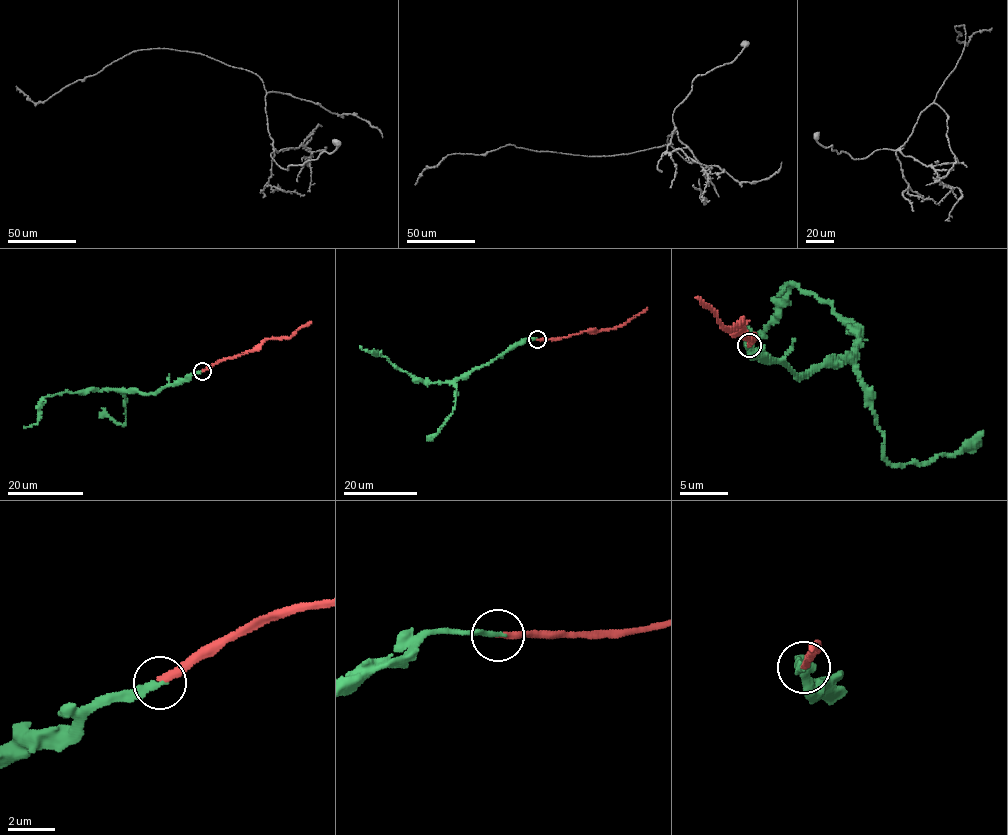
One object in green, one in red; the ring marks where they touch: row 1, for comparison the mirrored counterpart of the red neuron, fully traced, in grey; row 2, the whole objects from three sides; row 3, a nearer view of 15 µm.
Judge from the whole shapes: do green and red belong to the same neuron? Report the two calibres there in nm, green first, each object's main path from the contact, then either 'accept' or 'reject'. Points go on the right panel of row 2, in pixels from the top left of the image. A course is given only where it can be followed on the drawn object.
240/280 nm | green via (748, 344), (805, 376), (855, 350), (858, 328), (836, 316), (830, 301), (797, 284), (764, 336), (747, 323) | red via (748, 344), (753, 335), (751, 340), (737, 334), (741, 319), (736, 329), (728, 329), (695, 297) | accept

